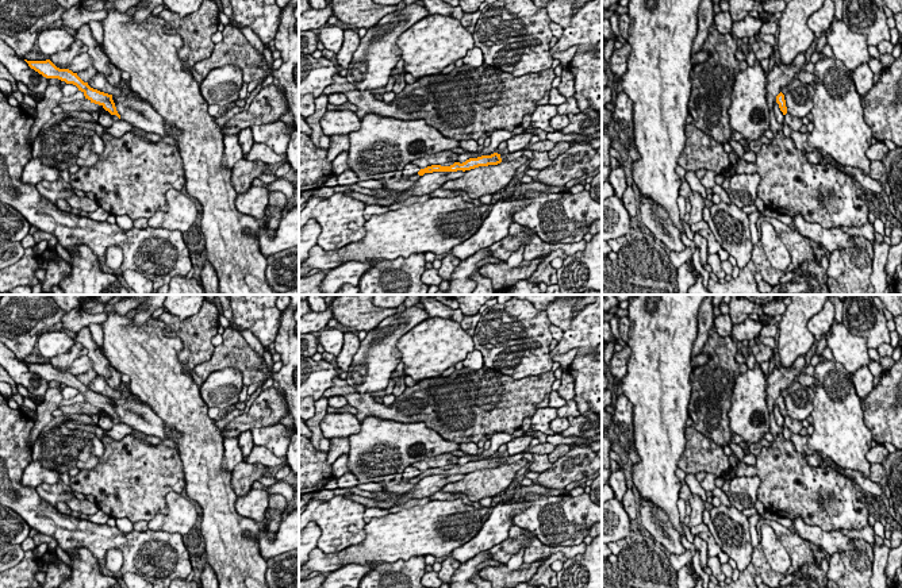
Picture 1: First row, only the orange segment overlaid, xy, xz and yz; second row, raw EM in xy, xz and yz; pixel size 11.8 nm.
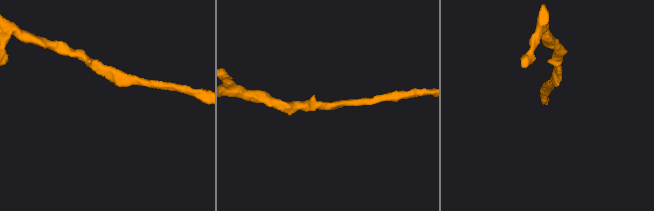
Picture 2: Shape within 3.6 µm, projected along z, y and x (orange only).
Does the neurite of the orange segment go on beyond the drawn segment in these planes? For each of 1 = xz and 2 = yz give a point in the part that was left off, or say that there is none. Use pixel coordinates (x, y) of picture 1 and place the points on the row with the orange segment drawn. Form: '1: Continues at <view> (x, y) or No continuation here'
1: No continuation here
2: No continuation here

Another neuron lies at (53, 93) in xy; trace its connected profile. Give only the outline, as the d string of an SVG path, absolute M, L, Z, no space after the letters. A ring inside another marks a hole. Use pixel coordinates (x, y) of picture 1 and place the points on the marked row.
M61 84L49 85L43 93L43 97L37 103L37 116L34 118L34 124L28 135L30 147L42 126L53 118L53 108L57 107L62 99L61 89Z

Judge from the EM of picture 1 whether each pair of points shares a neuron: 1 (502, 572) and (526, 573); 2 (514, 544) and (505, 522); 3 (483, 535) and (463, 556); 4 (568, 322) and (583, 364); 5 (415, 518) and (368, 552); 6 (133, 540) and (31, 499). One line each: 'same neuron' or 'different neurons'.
1: same neuron
2: different neurons
3: same neuron
4: same neuron
5: same neuron
6: same neuron

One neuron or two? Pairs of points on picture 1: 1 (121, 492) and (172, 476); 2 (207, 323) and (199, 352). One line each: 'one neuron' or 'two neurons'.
1: one neuron
2: one neuron

